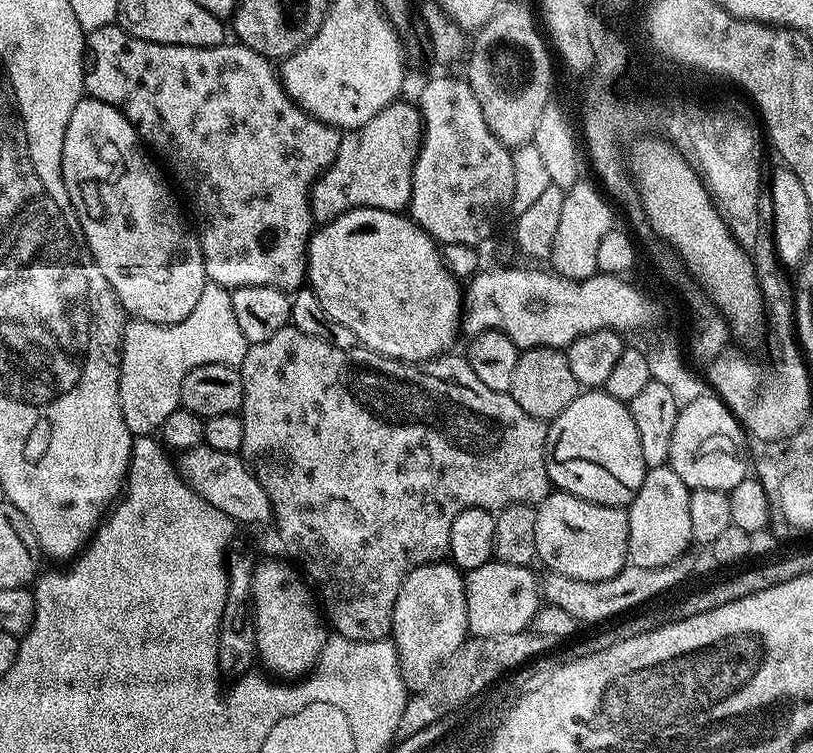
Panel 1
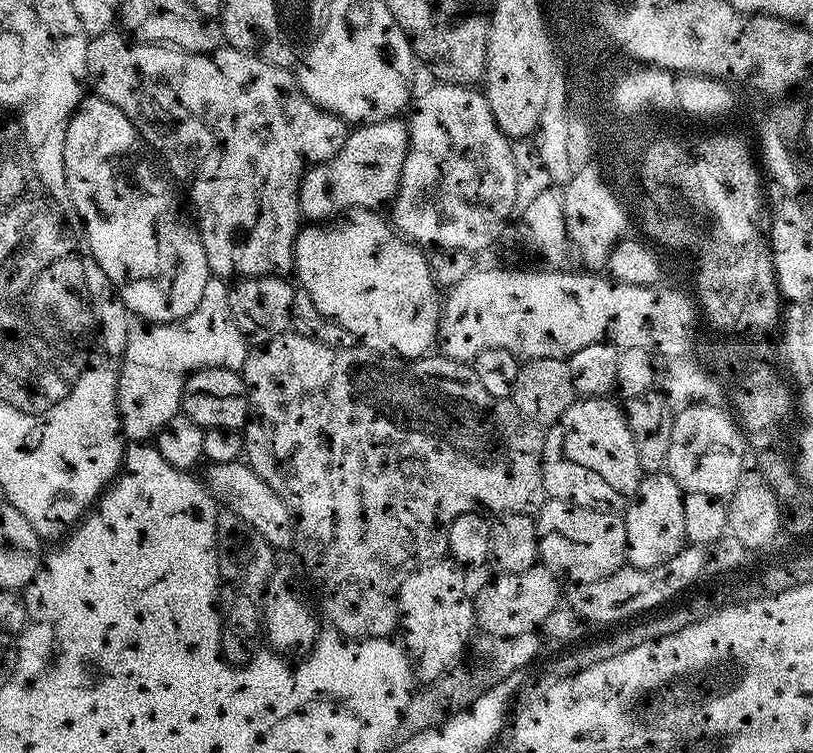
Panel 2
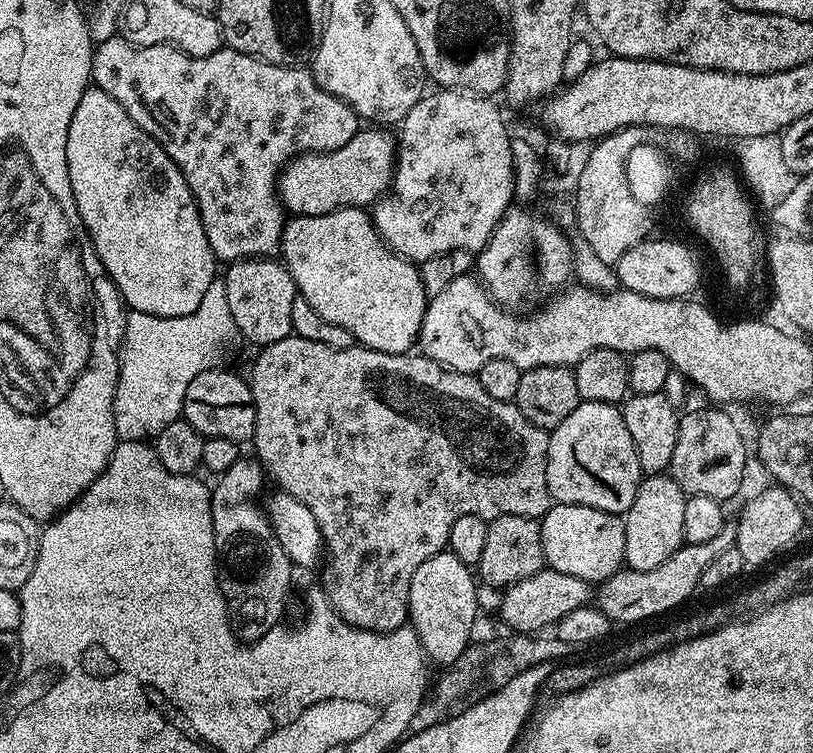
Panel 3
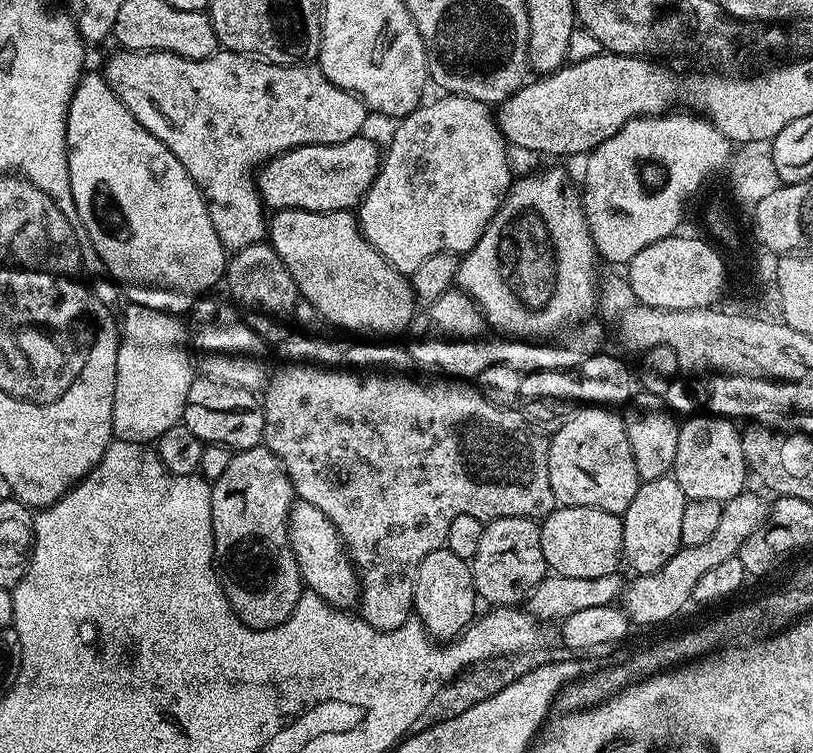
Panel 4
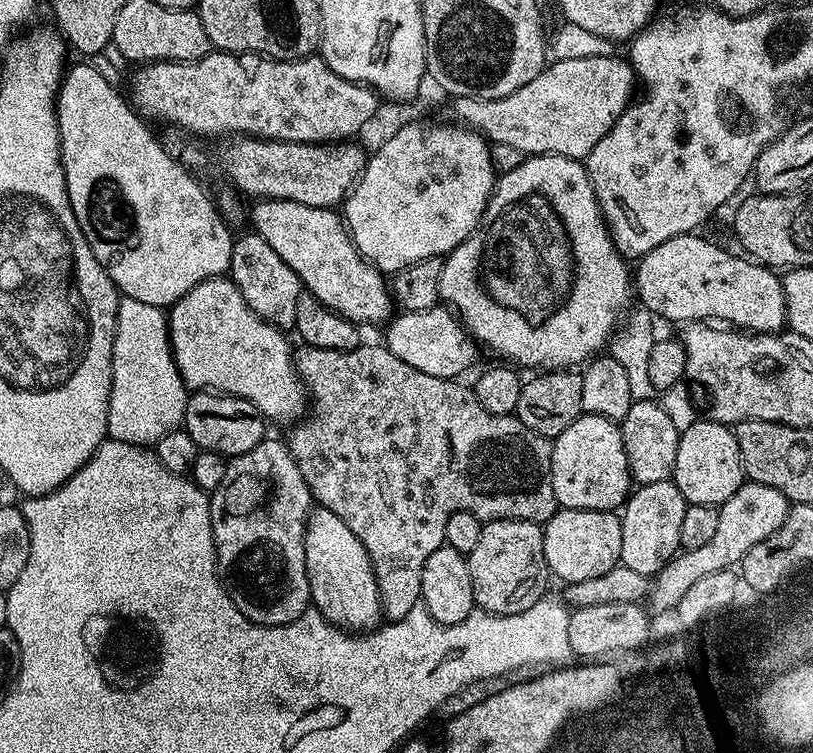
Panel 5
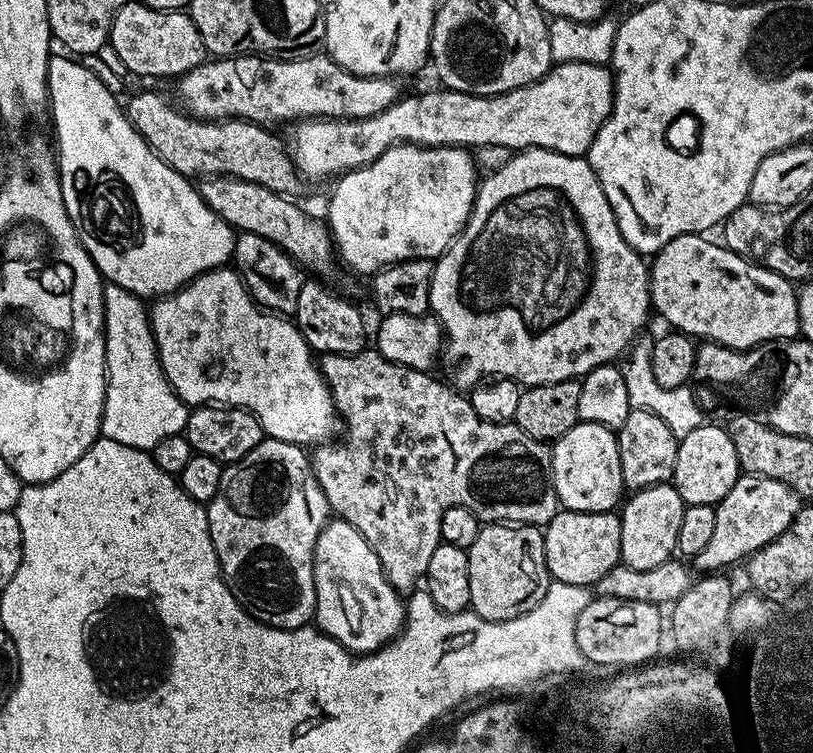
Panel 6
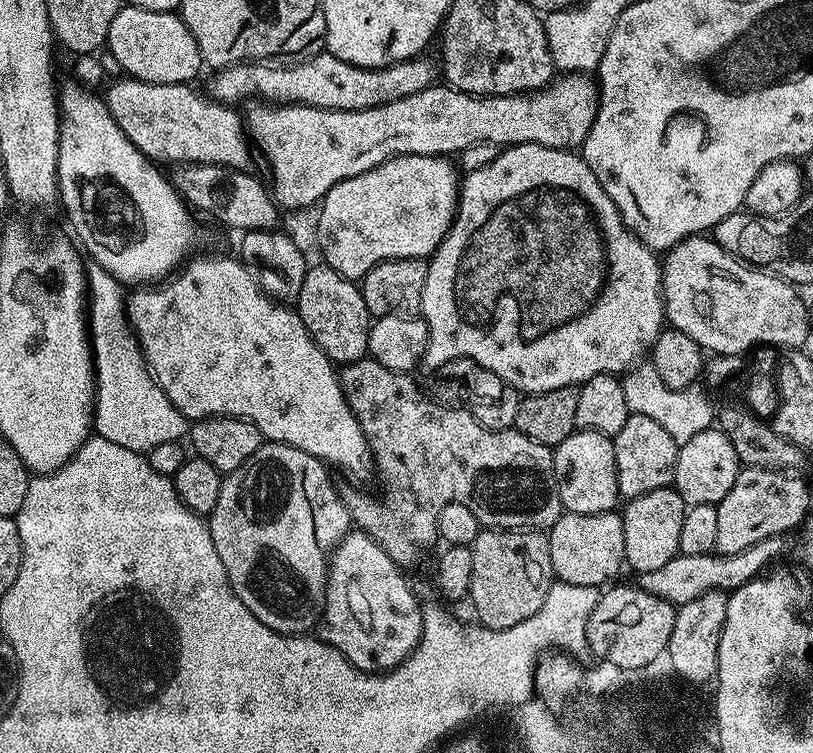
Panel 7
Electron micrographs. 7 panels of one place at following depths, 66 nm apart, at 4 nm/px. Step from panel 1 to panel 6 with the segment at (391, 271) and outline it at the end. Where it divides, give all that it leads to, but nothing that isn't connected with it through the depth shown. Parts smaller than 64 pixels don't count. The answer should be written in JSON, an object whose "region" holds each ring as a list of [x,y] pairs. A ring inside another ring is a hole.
{"region":[[[214,176],[205,179],[199,185],[200,197],[228,225],[240,232],[262,234],[270,242],[274,242],[287,256],[291,256],[301,269],[312,274],[328,272],[334,264],[334,241],[323,219],[315,220],[308,212],[303,212],[292,198],[279,196],[274,190],[266,190],[266,186],[258,186],[254,182],[233,180],[230,176]]]}

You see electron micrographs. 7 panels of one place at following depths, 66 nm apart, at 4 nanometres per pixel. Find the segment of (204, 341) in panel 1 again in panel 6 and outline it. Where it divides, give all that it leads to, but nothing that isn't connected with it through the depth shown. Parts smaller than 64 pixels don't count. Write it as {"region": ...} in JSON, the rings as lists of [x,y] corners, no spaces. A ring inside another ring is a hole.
{"region":[[[105,283],[104,286],[104,345],[106,346],[106,370],[108,371],[108,385],[106,386],[106,398],[104,399],[104,413],[102,414],[102,422],[100,423],[100,431],[103,436],[110,438],[114,442],[122,442],[122,446],[134,446],[135,448],[143,448],[151,450],[154,446],[158,446],[158,442],[162,442],[162,438],[170,438],[171,436],[181,435],[188,426],[189,405],[180,401],[176,391],[170,386],[170,382],[166,378],[166,374],[160,365],[160,359],[156,353],[156,339],[152,333],[152,321],[150,319],[149,309],[144,308],[145,301],[141,297],[136,296],[133,292],[127,292],[122,286],[117,284]]]}

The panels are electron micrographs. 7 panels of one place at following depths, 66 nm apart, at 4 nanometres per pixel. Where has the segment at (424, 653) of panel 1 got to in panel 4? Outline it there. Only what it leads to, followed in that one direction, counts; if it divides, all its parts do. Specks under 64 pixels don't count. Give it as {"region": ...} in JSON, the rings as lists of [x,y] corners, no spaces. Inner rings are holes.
{"region":[[[446,546],[426,554],[422,566],[418,566],[412,603],[415,619],[424,623],[424,629],[433,640],[447,642],[456,639],[477,615],[478,597],[469,561],[458,558],[458,554]]]}

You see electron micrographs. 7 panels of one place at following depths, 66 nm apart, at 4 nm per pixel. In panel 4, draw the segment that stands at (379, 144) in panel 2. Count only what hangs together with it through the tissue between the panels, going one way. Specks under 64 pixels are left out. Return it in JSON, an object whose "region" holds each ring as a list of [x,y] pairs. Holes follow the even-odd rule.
{"region":[[[361,134],[350,142],[291,148],[259,169],[256,188],[269,209],[301,208],[311,212],[342,212],[359,205],[380,169],[381,145]]]}

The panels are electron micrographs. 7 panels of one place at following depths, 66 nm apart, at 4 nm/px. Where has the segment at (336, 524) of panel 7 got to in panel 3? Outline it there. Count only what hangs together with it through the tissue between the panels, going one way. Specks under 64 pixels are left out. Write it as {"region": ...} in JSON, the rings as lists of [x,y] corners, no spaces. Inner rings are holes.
{"region":[[[241,458],[230,470],[219,473],[217,480],[220,481],[210,488],[216,570],[232,631],[241,641],[251,642],[283,621],[280,619],[292,588],[294,565],[286,550],[282,550],[282,542],[274,534],[267,511],[252,501],[252,496],[258,495],[266,485],[266,473],[259,460]]]}

